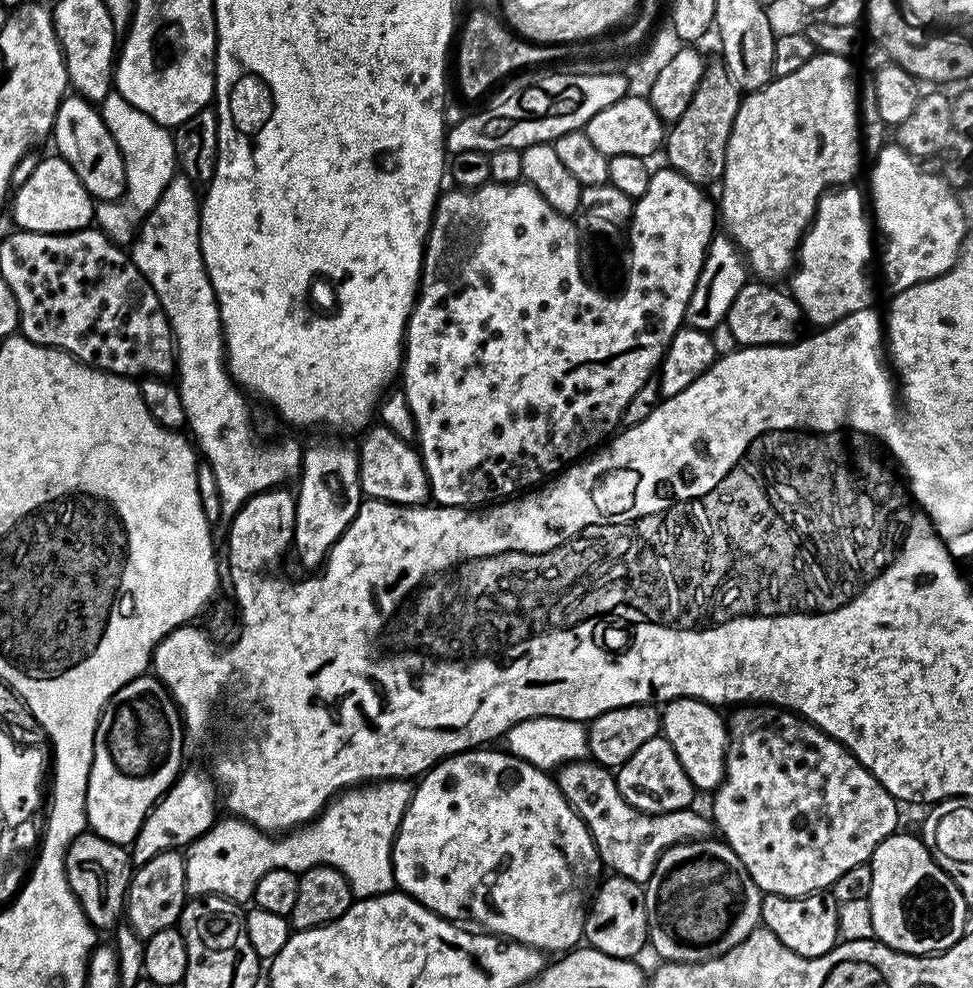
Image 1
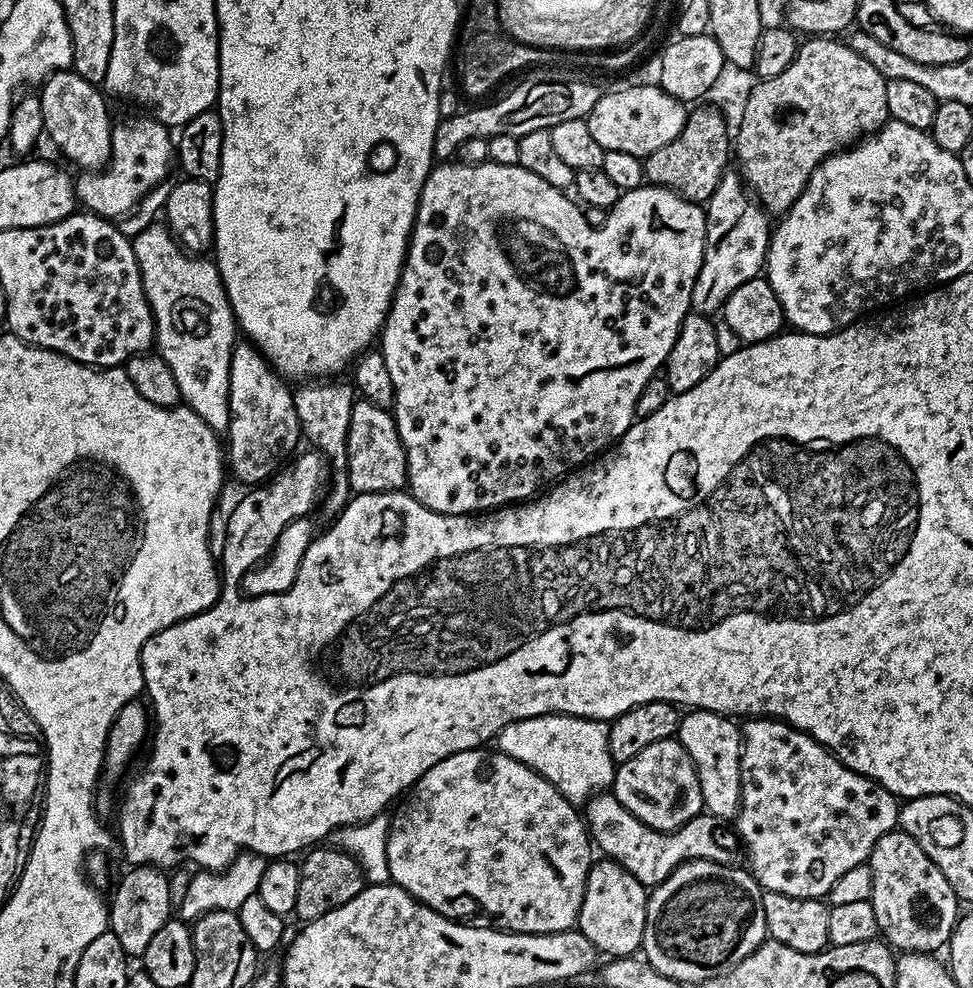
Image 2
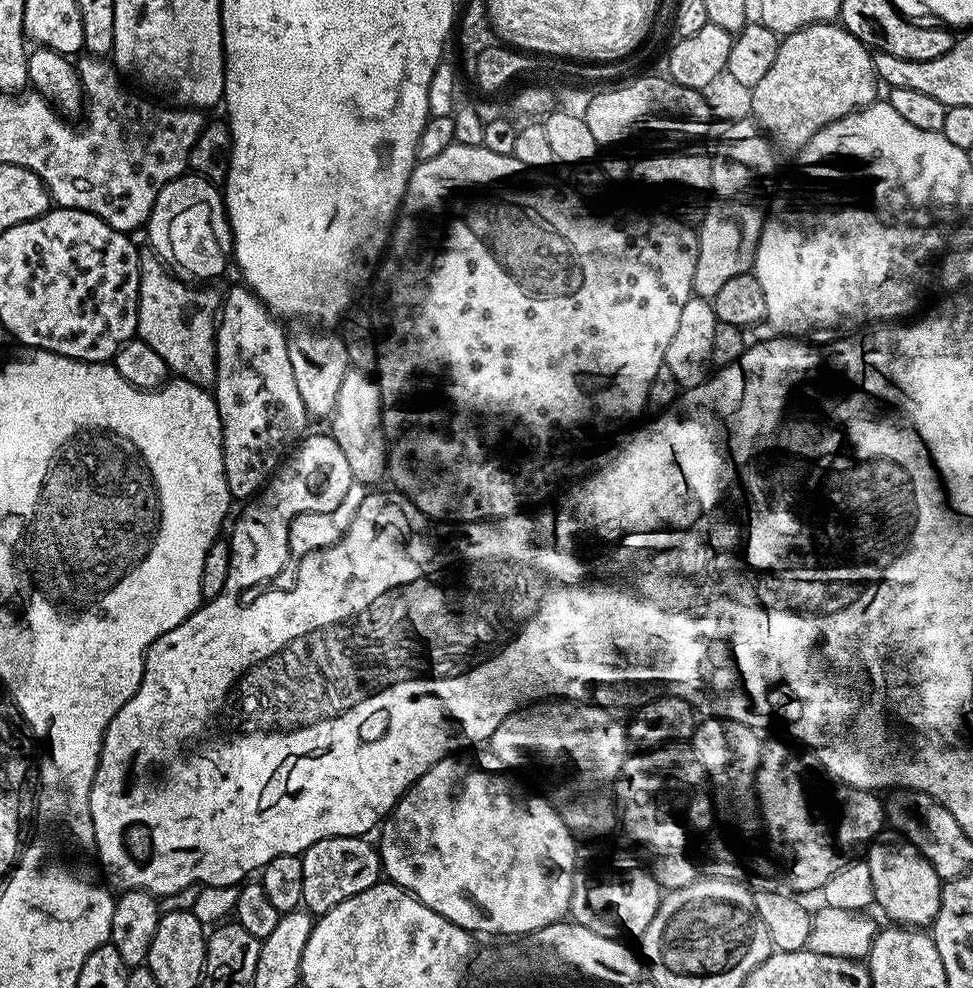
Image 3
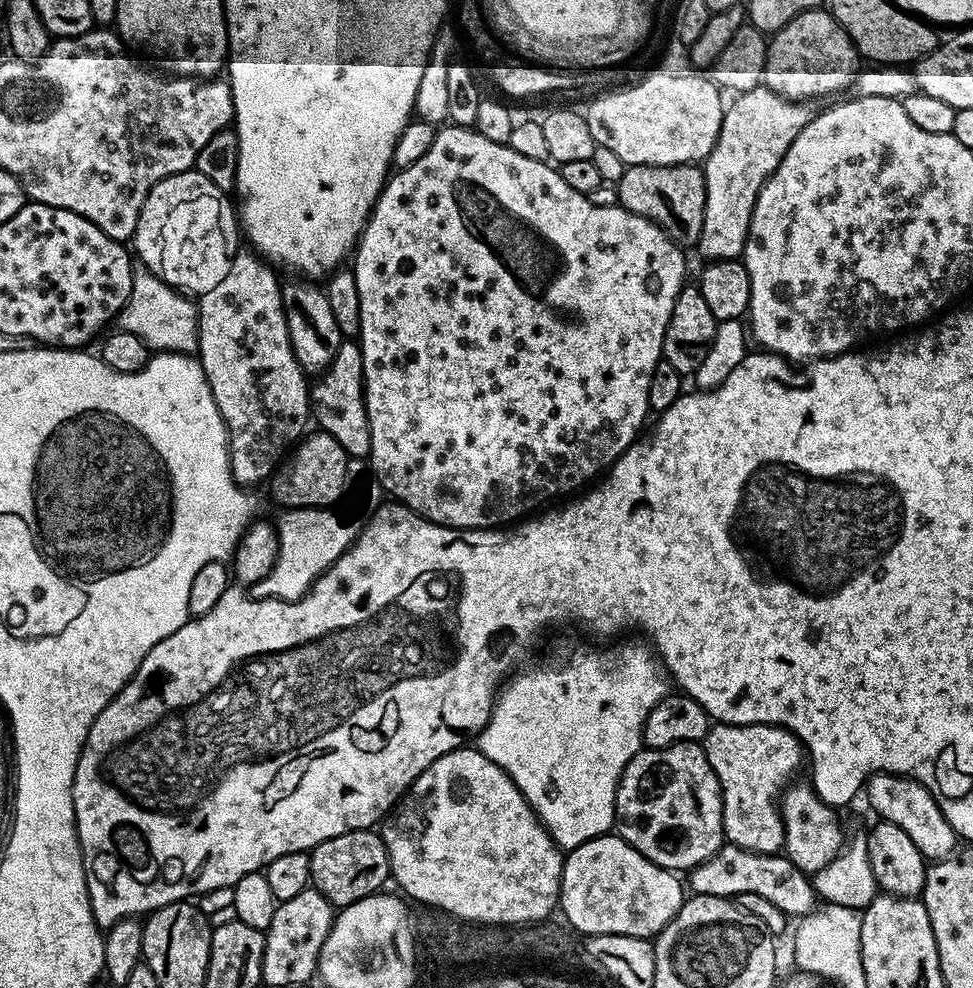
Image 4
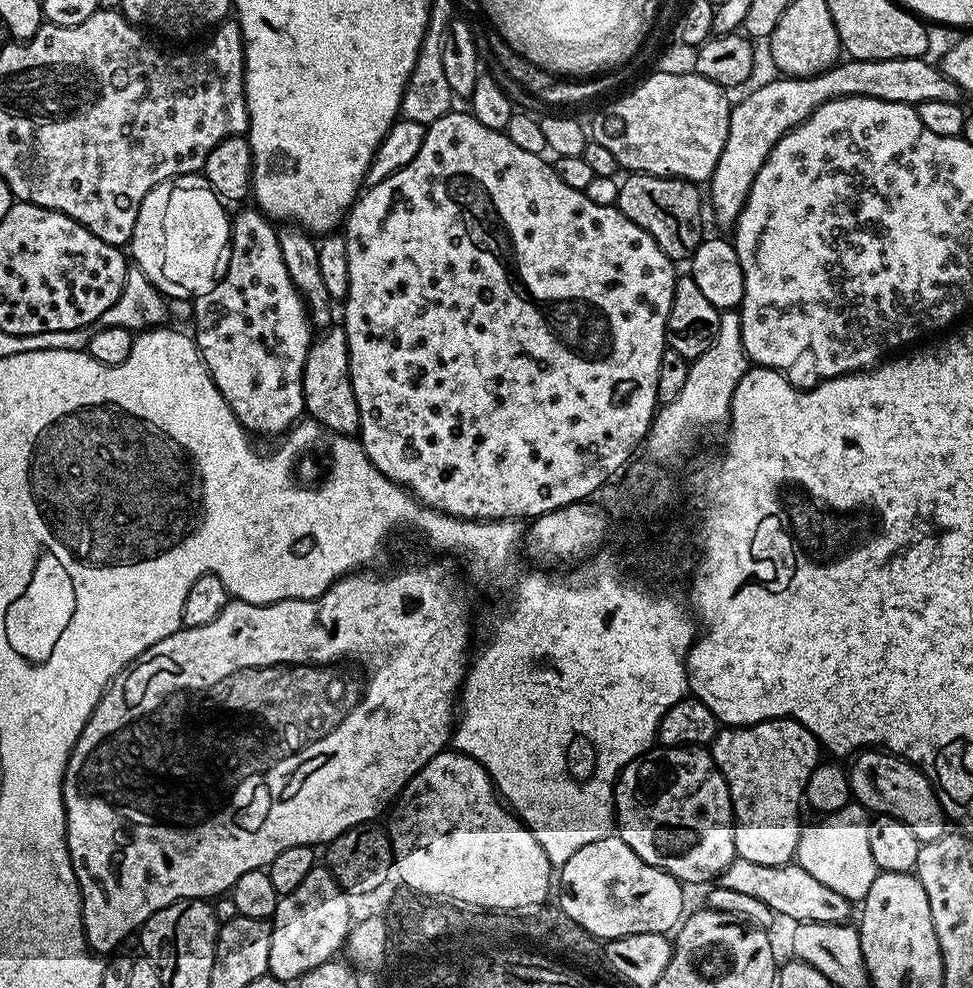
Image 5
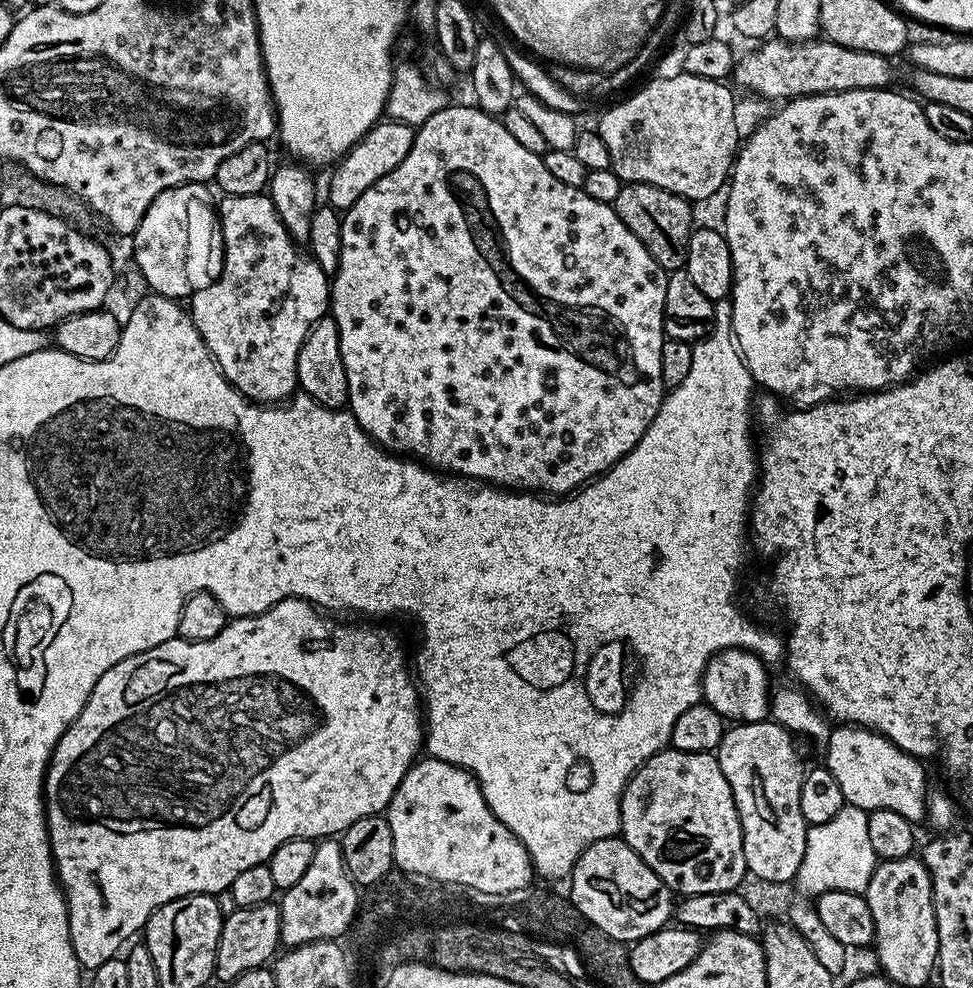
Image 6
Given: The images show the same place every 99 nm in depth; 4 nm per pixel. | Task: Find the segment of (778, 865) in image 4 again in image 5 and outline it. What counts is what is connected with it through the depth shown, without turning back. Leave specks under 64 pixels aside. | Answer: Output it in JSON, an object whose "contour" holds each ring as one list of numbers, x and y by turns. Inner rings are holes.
{"contour":[[735,859,718,877,721,884,728,892,737,892,740,896,749,896,760,904,768,907,769,913,787,914,804,923,832,923,848,924,854,916,853,901,847,900,835,890,830,890,818,882,813,875,808,874,798,863,793,862,778,866,758,866,754,862]]}

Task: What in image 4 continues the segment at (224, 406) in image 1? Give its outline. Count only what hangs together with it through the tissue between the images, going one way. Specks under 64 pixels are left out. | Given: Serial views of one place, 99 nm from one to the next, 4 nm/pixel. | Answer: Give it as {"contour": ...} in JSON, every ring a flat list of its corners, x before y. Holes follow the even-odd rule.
{"contour":[[133,267,132,293,118,317,119,331,142,338,156,352,195,353,200,346,200,313,197,305,188,300,191,299,185,293,159,280,148,268]]}

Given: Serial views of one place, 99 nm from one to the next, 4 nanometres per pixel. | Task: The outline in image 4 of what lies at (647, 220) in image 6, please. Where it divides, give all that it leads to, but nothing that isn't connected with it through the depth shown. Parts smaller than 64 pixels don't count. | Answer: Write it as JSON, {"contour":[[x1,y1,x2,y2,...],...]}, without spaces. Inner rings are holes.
{"contour":[[629,164,622,178,615,181,616,198,619,207,638,214,658,225,675,244,688,250,699,245,702,234,702,222,706,218,706,178,703,167,695,164,671,164,670,166,652,166,650,164]]}

